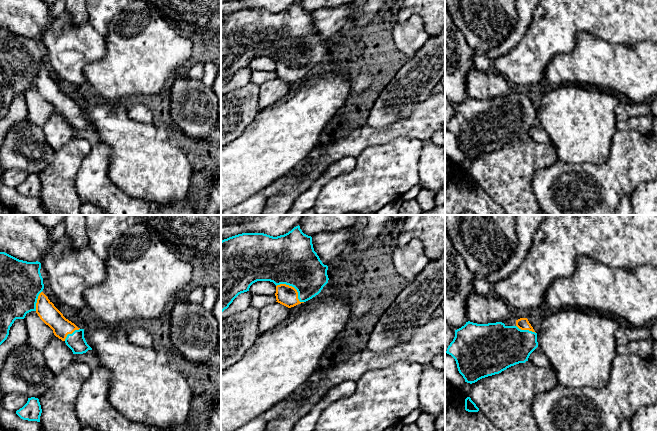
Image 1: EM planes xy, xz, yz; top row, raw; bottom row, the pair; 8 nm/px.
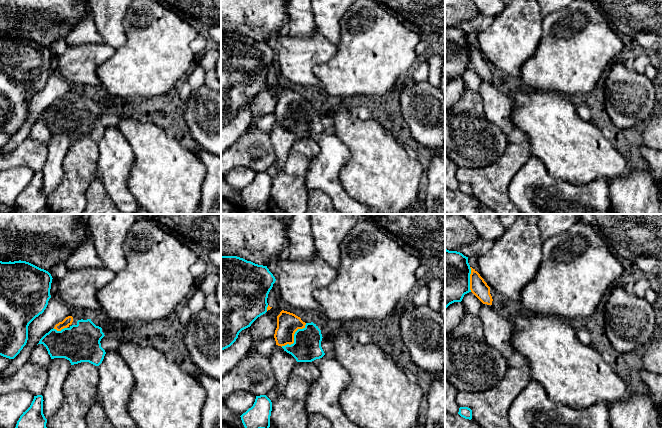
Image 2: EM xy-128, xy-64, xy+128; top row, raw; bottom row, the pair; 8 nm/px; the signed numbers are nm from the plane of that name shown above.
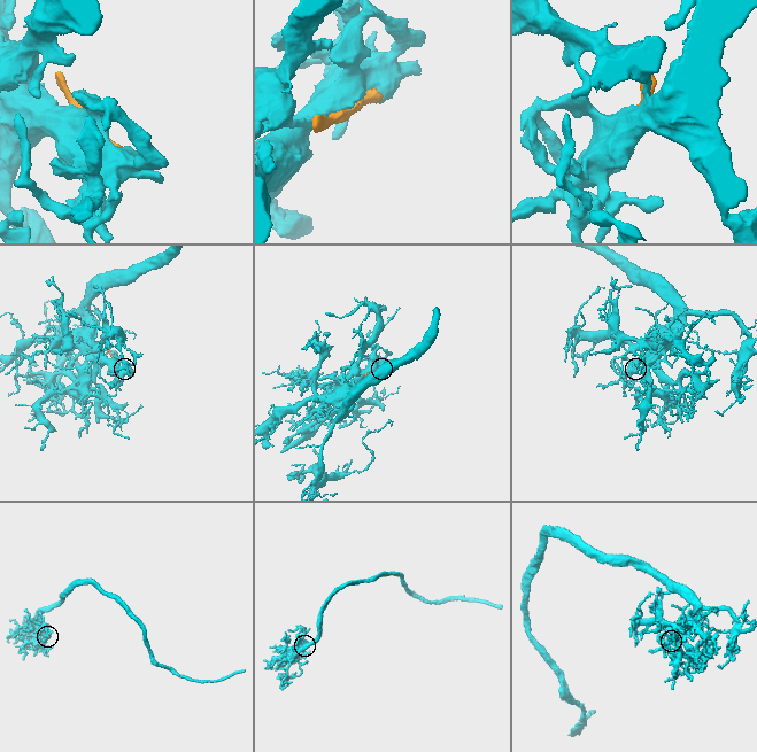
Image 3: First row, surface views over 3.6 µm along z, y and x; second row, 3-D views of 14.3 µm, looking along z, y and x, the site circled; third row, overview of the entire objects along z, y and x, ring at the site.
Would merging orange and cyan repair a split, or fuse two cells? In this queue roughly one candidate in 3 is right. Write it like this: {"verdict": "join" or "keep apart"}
{"verdict": "join"}

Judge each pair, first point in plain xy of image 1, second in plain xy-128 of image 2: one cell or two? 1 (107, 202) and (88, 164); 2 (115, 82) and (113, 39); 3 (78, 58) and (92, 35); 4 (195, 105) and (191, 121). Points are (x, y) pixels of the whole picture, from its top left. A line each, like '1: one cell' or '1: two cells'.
1: two cells
2: two cells
3: two cells
4: one cell

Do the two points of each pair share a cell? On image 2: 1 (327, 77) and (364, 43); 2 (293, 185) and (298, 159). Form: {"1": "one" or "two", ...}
{"1": "one", "2": "one"}

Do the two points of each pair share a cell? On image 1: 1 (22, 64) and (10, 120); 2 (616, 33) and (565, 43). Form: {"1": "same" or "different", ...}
{"1": "same", "2": "same"}

